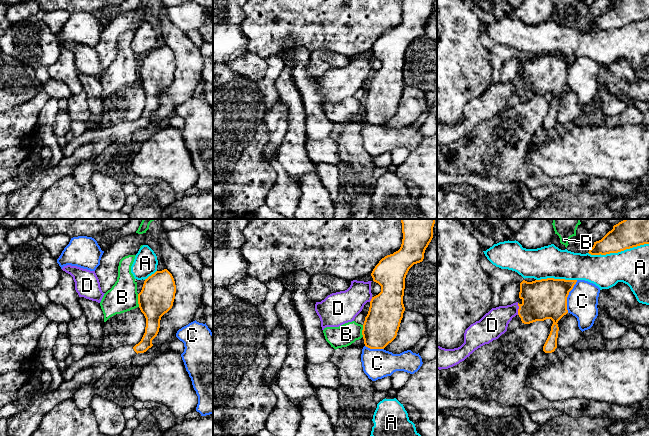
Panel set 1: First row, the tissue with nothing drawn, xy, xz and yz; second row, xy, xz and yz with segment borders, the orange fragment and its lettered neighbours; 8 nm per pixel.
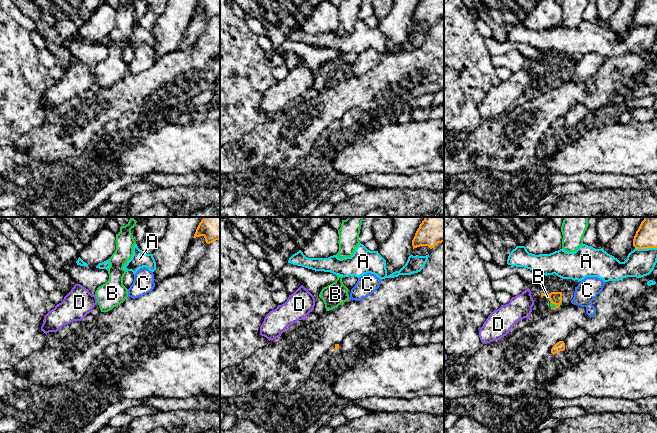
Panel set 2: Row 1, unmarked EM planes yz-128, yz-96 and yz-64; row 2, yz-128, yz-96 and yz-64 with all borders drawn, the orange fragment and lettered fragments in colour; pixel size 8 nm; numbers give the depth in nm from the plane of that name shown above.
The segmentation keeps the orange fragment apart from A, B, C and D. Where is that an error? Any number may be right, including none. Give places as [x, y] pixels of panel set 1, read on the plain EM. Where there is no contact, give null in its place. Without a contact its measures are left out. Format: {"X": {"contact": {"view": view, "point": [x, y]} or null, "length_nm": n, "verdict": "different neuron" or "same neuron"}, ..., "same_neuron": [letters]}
{"A": {"contact": {"view": "yz", "point": [618, 27]}, "length_nm": 500, "verdict": "different neuron"}, "B": {"contact": {"view": "xy", "point": [138, 76]}, "length_nm": 110, "verdict": "different neuron"}, "C": {"contact": {"view": "yz", "point": [567, 72]}, "length_nm": 280, "verdict": "different neuron"}, "D": {"contact": {"view": "yz", "point": [518, 85]}, "length_nm": 100, "verdict": "different neuron"}, "same_neuron": []}

